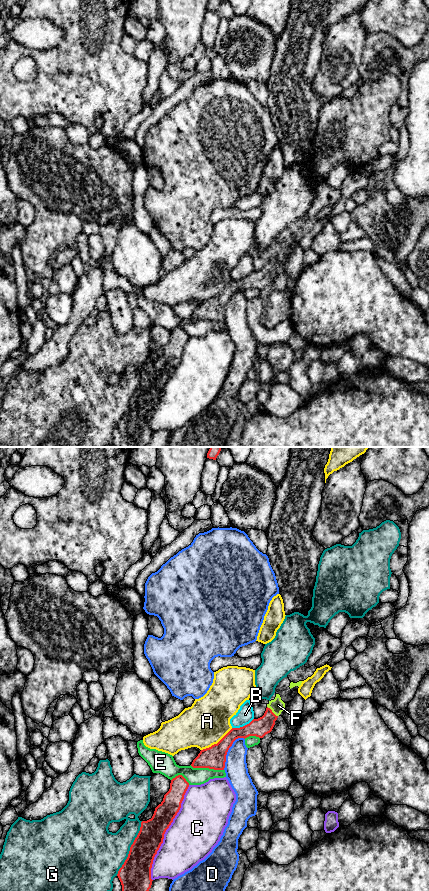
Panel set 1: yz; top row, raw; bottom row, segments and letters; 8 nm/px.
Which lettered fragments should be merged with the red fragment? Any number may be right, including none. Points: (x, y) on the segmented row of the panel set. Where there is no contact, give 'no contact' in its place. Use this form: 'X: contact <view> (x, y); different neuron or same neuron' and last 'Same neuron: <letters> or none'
A: contact yz (217, 743); different neuron
B: contact yz (243, 726); different neuron
C: contact yz (164, 833); different neuron
D: contact yz (227, 751); different neuron
E: contact yz (207, 767); different neuron
F: contact yz (271, 711); same neuron
G: contact yz (130, 848); different neuron
Same neuron: F

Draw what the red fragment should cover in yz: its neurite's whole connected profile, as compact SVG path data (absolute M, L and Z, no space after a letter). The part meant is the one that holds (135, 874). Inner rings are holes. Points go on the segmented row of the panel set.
M182 775L171 780L170 789L155 808L151 819L141 822L140 831L118 871L122 891L149 891L151 868L164 834L181 808L189 783Z

